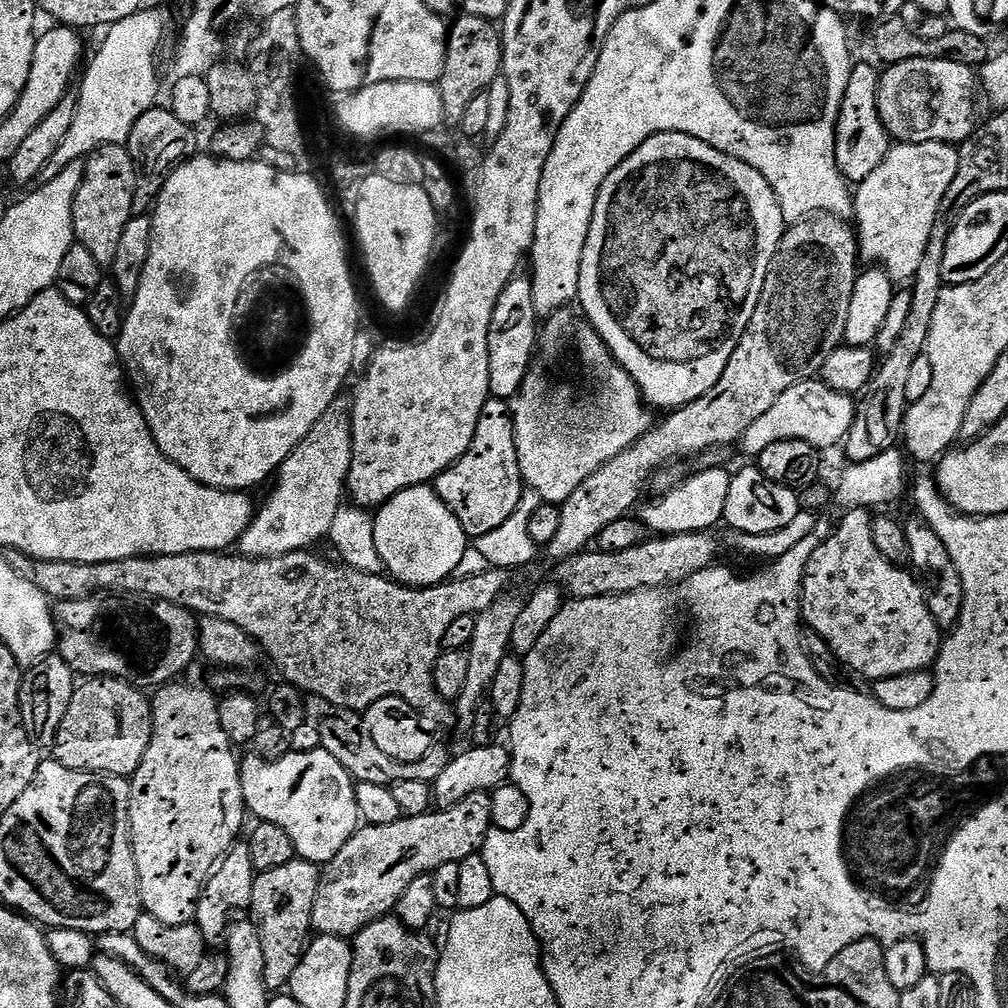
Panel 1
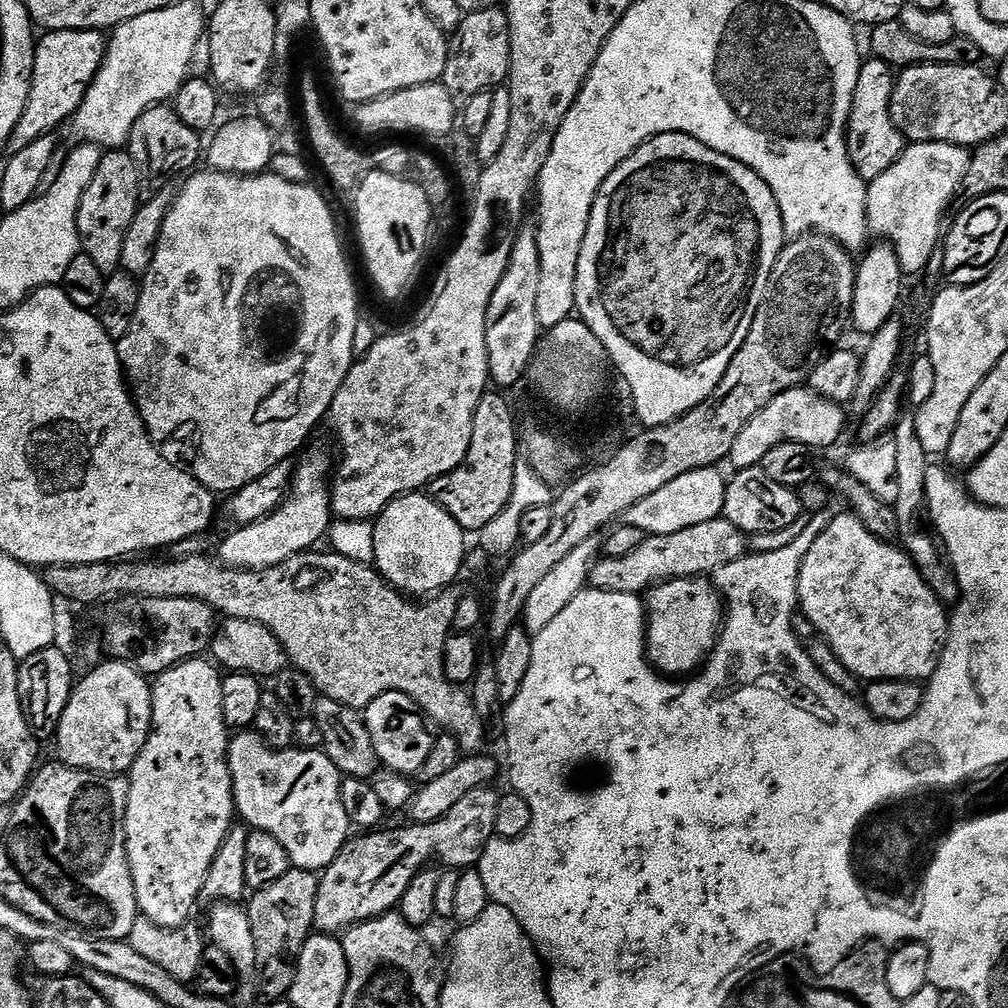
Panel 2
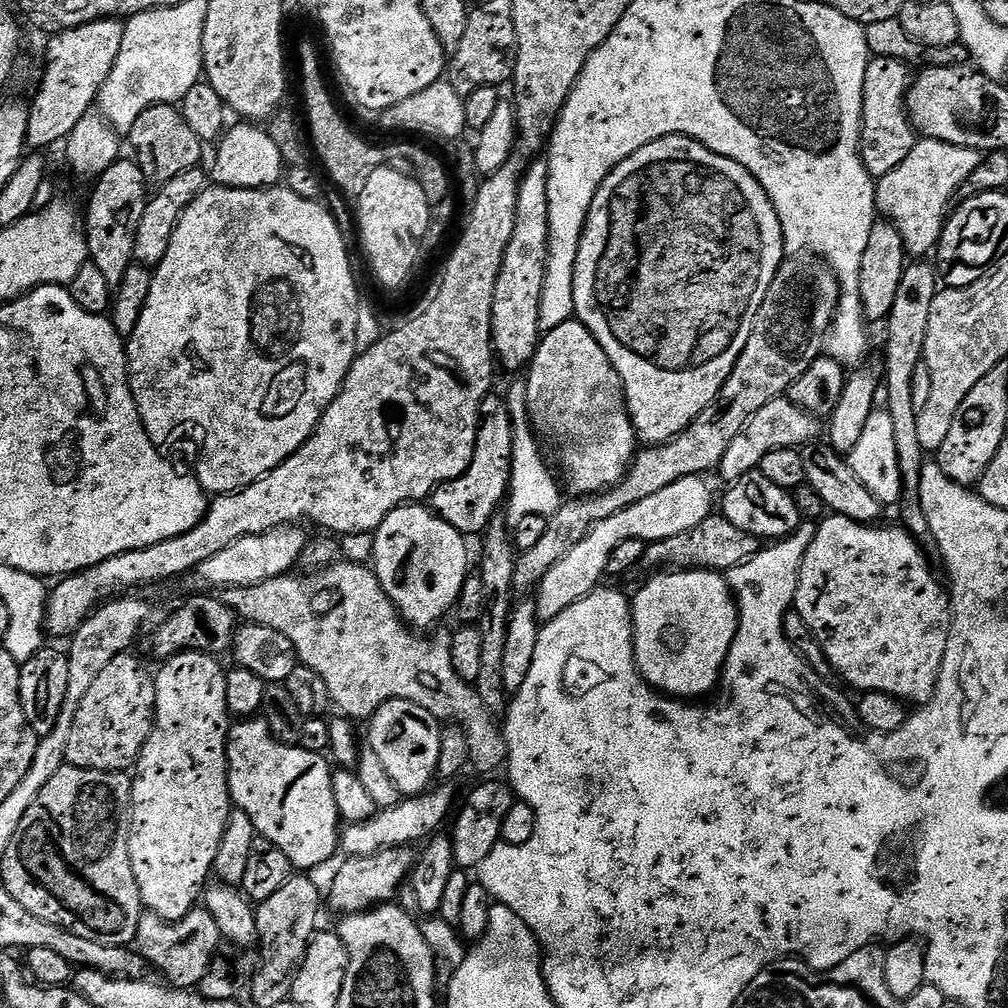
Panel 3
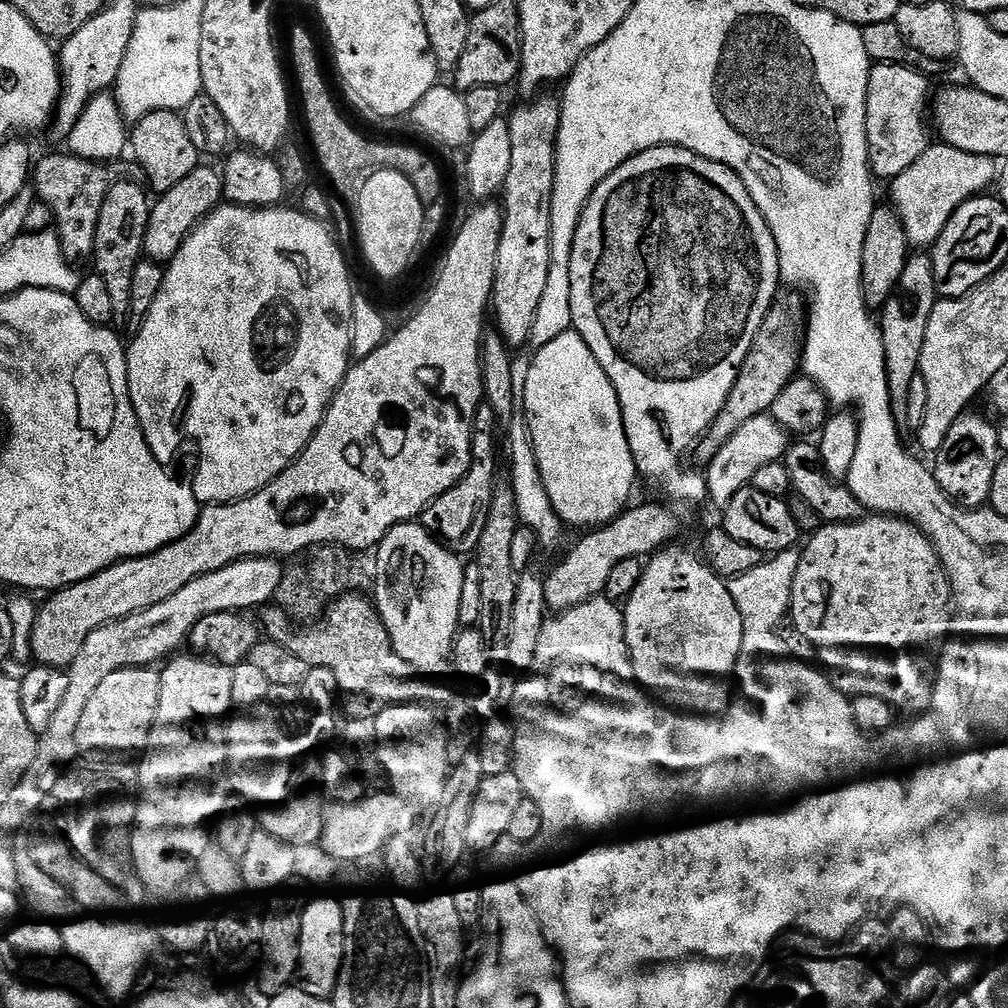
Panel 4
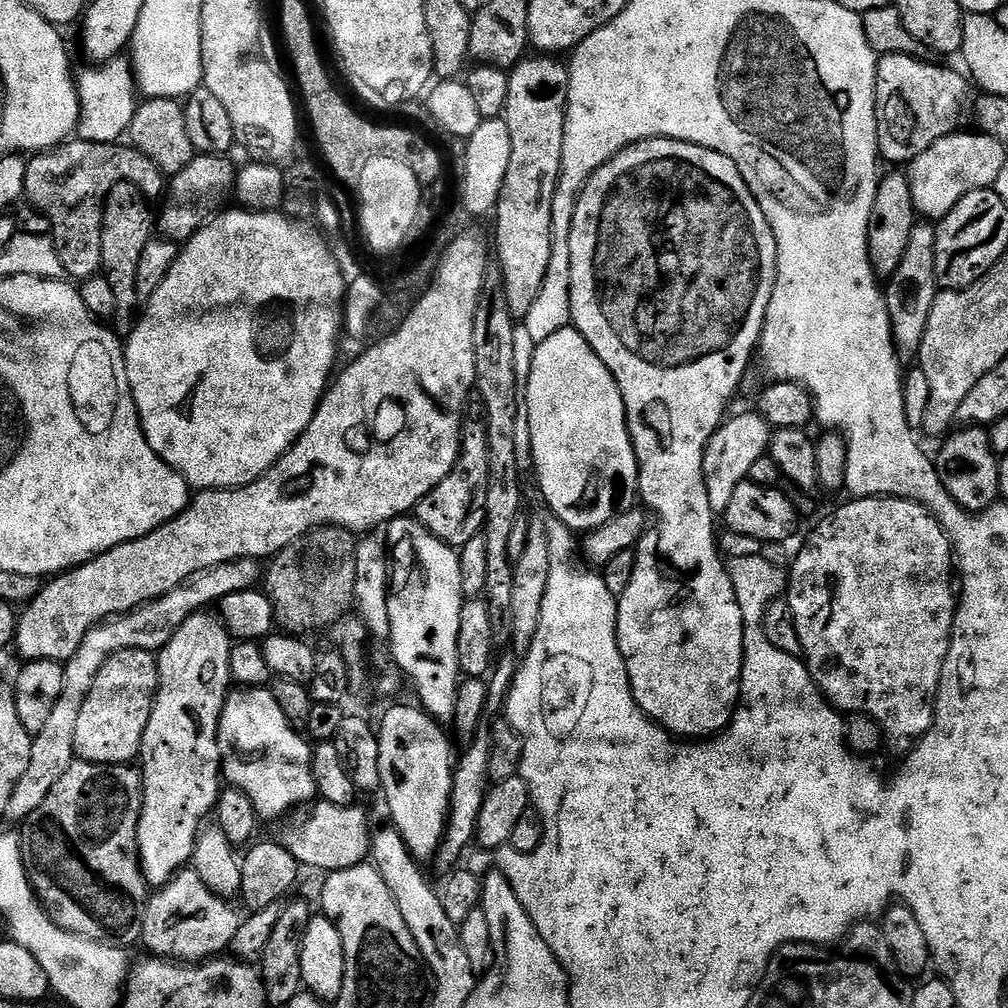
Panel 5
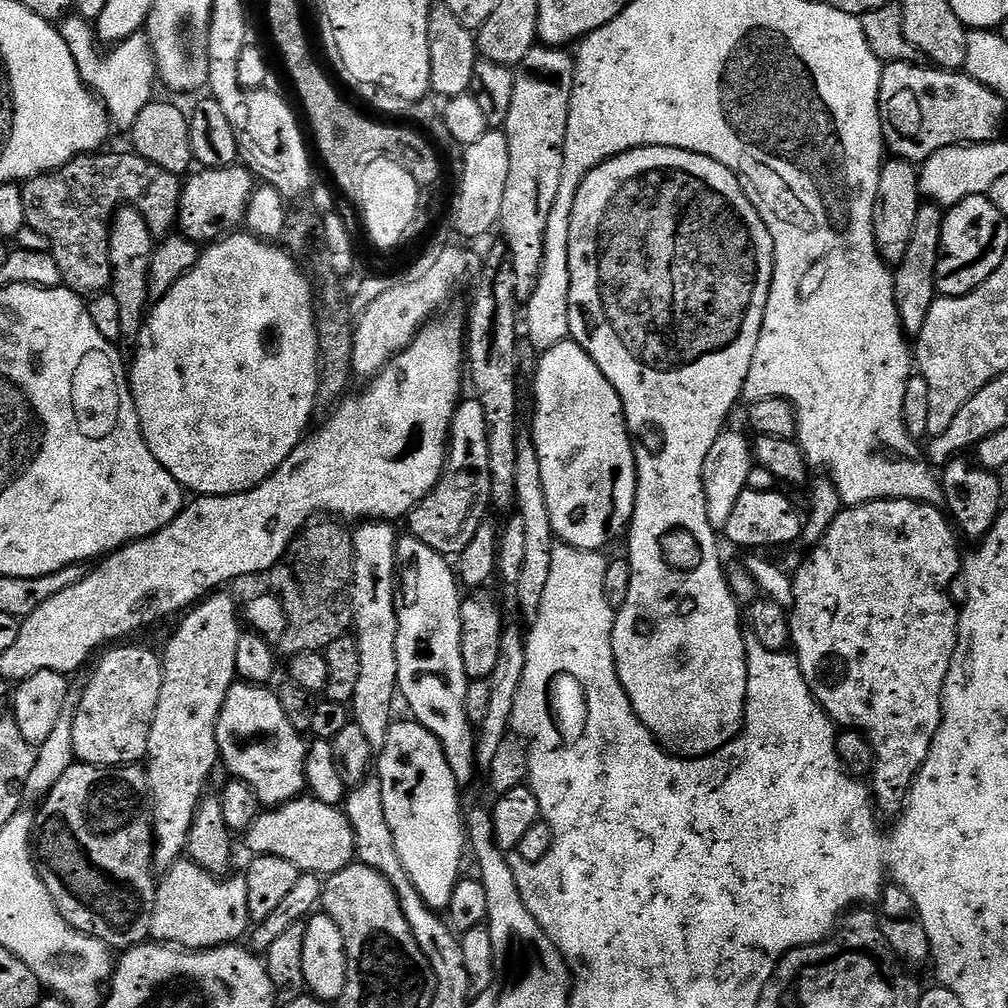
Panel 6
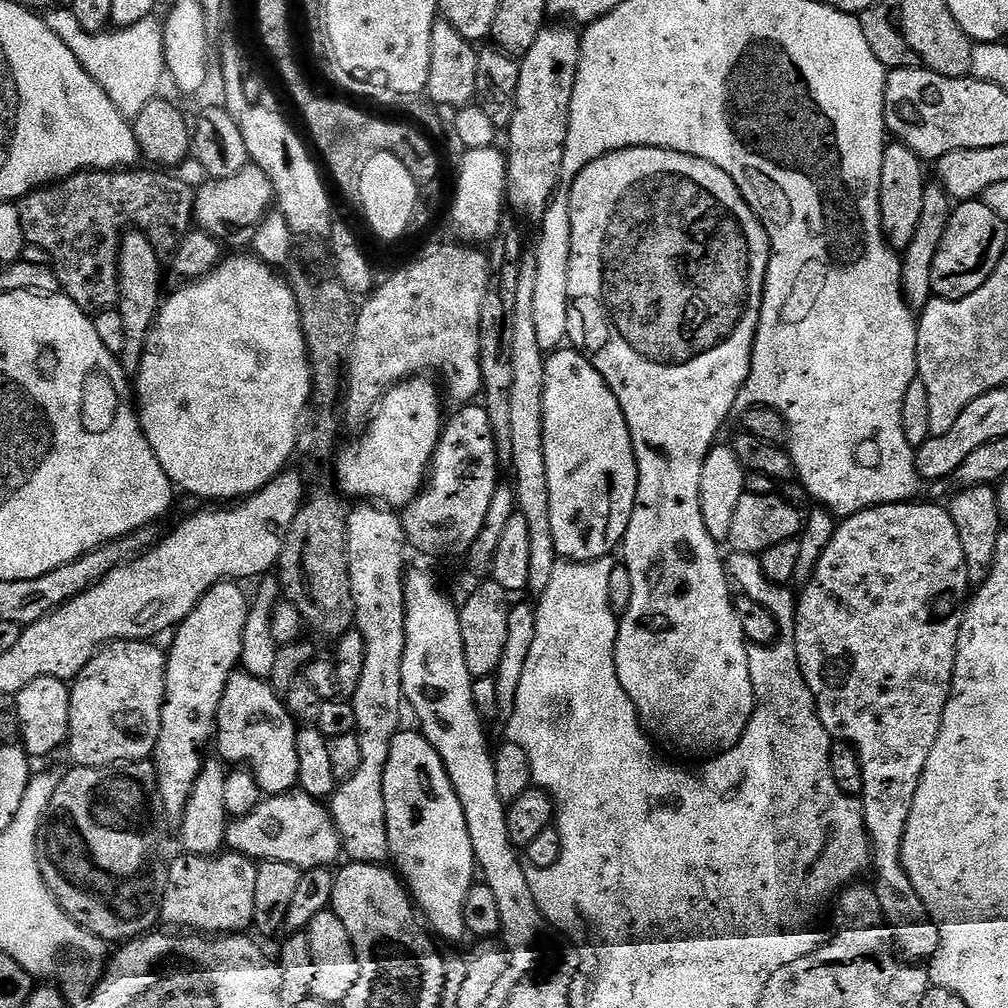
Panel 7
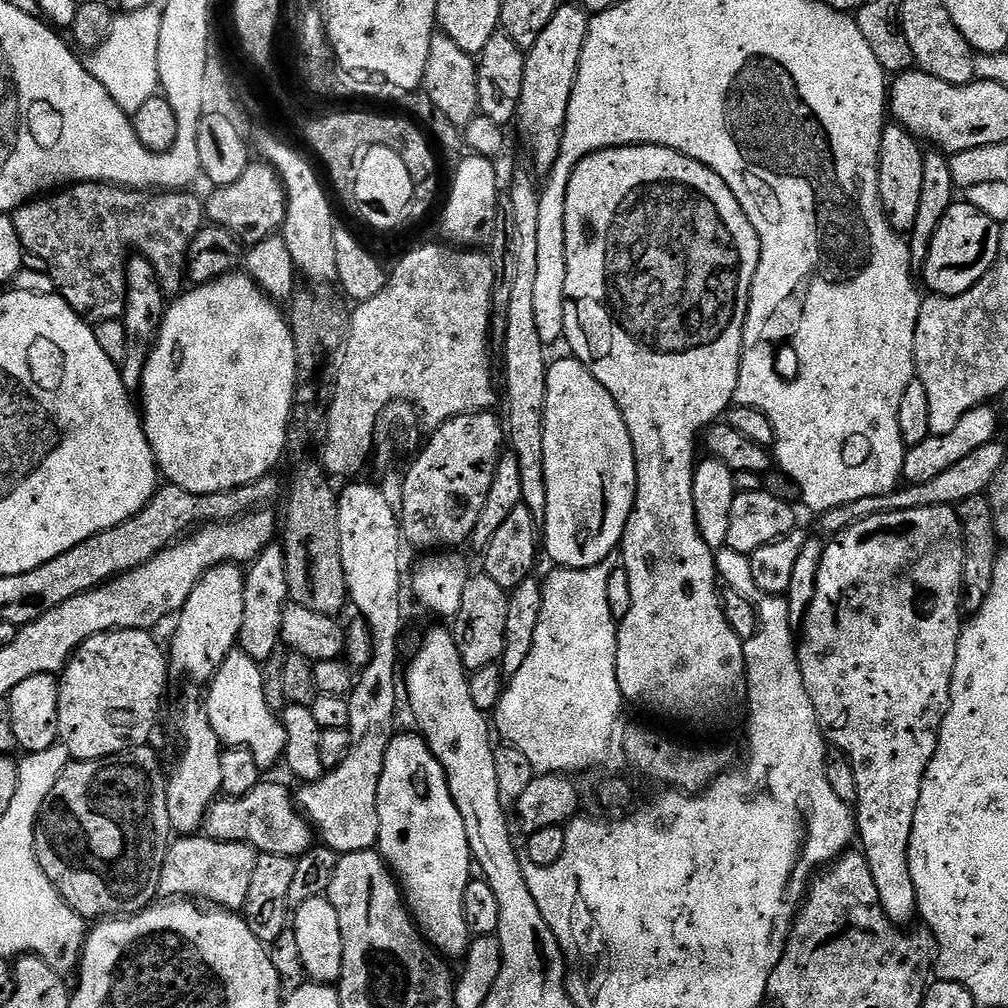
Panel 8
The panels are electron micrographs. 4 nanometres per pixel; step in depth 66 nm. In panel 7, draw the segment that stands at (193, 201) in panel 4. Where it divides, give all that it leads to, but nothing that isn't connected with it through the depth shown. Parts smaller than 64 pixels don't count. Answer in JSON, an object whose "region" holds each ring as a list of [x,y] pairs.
{"region":[[[251,162],[230,178],[208,178],[205,181],[204,185],[196,188],[196,201],[192,211],[194,224],[199,231],[210,234],[221,242],[232,240],[235,236],[247,237],[273,207],[270,178],[266,178],[263,170]]]}

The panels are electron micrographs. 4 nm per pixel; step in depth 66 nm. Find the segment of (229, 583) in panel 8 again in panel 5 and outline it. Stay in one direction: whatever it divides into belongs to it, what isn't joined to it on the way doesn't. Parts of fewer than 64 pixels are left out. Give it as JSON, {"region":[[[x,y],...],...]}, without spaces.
{"region":[[[204,610],[195,612],[158,653],[160,687],[156,689],[156,700],[152,703],[146,734],[142,734],[138,757],[138,771],[142,777],[144,794],[144,808],[138,822],[140,869],[153,889],[168,883],[191,861],[197,835],[205,823],[204,815],[207,812],[209,815],[215,809],[216,800],[222,791],[218,726],[224,709],[224,699],[228,697],[232,680],[230,652],[233,641],[223,623],[217,617],[215,620],[214,617],[207,616],[208,614]]]}

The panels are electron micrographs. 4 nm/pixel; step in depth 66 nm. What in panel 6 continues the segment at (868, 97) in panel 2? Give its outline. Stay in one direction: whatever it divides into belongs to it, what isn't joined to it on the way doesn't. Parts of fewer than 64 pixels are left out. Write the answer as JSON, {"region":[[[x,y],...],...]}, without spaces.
{"region":[[[889,64],[880,73],[880,121],[884,142],[887,151],[902,160],[923,162],[938,150],[955,144],[986,144],[997,139],[1004,124],[1004,108],[1006,102],[1000,95],[960,70],[941,70],[920,64]]]}

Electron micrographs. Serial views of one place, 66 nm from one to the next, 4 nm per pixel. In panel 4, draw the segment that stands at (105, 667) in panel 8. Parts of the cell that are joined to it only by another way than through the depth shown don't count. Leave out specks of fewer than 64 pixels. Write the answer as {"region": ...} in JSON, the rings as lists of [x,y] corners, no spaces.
{"region":[[[121,666],[105,672],[102,682],[98,683],[98,688],[94,694],[90,695],[90,700],[86,703],[77,732],[77,753],[84,752],[132,752],[135,748],[143,749],[148,743],[148,737],[152,735],[152,725],[156,723],[156,711],[158,710],[158,694],[160,693],[160,672],[152,666]]]}

